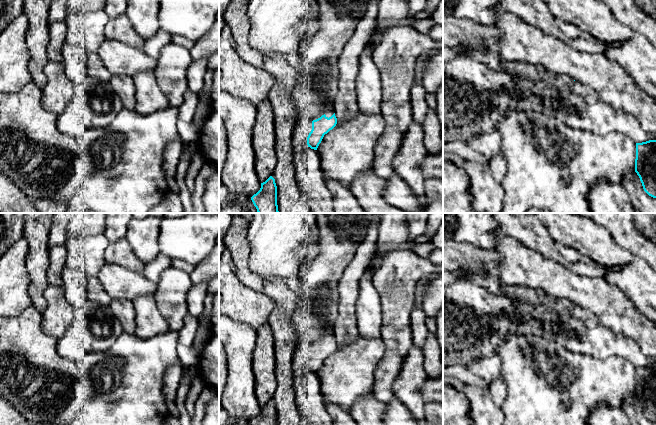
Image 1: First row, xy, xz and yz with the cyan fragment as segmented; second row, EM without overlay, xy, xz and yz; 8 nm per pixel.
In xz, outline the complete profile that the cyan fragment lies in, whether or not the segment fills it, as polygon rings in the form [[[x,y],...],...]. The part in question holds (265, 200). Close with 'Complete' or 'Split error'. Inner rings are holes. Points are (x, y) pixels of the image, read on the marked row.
[[[270,176],[261,183],[260,190],[251,197],[251,200],[258,213],[279,213],[275,179]]]. Complete

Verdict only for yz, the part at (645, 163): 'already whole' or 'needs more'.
already whole

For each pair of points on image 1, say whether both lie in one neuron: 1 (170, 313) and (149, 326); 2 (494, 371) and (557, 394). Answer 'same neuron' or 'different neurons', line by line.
1: different neurons
2: different neurons

